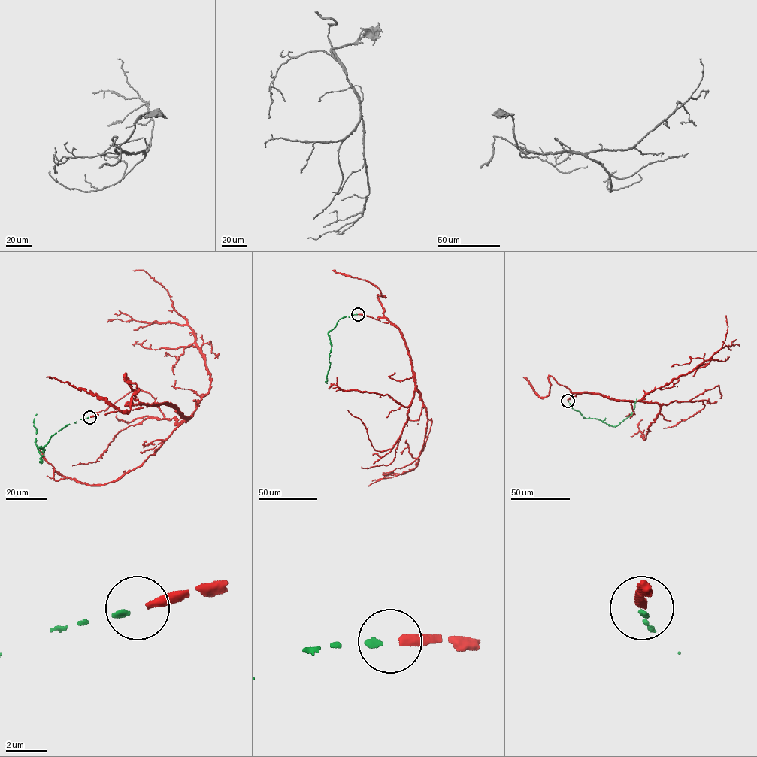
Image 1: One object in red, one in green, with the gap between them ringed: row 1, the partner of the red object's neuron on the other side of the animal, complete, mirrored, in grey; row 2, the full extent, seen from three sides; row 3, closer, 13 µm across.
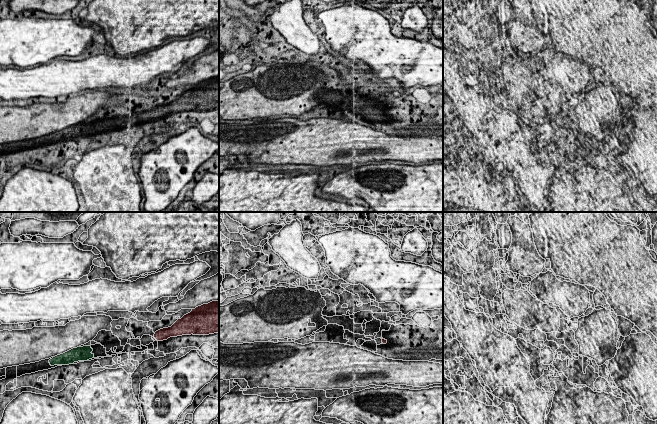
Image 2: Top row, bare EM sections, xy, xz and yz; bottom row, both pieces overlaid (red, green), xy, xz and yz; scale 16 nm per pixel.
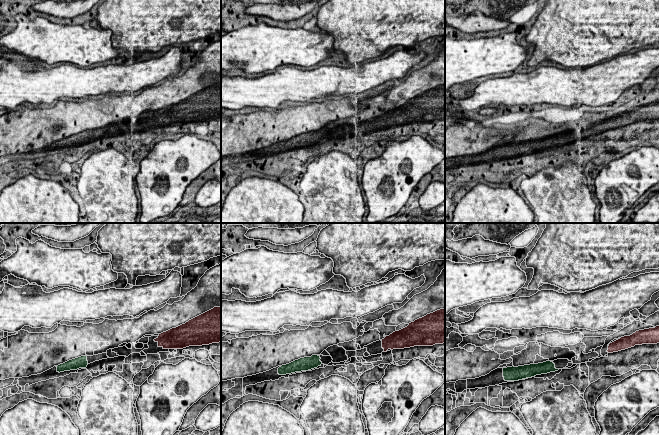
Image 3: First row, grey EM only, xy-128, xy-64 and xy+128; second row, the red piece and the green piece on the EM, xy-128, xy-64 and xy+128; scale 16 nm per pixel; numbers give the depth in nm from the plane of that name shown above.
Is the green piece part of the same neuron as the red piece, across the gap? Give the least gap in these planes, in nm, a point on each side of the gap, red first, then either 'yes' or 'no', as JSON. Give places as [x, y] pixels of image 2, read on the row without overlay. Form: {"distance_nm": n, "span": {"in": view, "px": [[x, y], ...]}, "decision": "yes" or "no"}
{"distance_nm": 950, "span": {"in": "xy", "px": [[154, 113], [98, 133]]}, "decision": "yes"}

